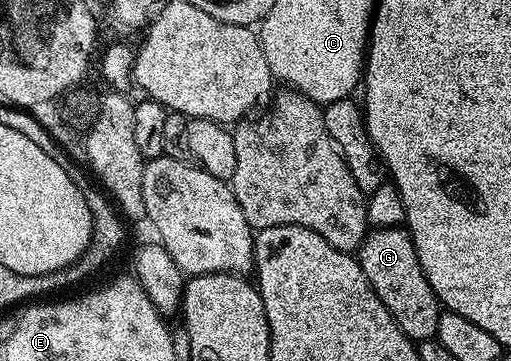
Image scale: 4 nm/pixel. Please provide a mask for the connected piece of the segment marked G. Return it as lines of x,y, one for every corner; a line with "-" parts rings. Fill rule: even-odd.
372,229
359,247
357,257
373,292
377,292
381,304
389,308
389,316
393,316
397,328
416,344
435,338
441,303
429,280
425,280
421,260
417,260
417,248
406,229

